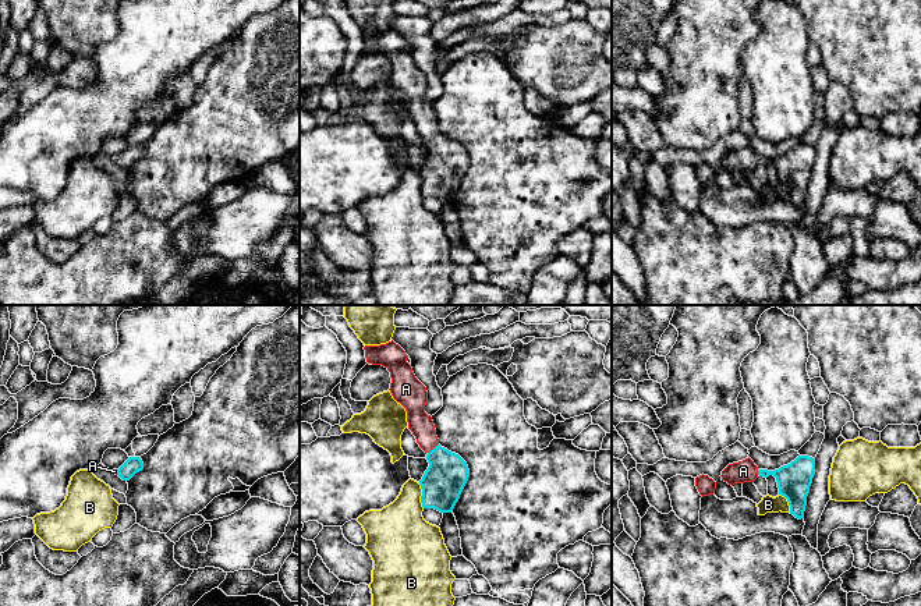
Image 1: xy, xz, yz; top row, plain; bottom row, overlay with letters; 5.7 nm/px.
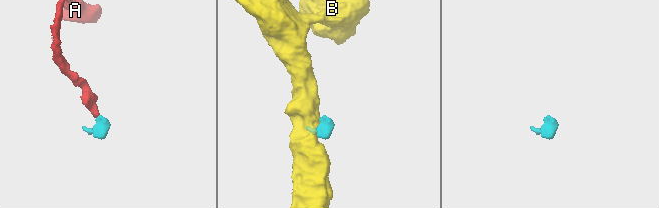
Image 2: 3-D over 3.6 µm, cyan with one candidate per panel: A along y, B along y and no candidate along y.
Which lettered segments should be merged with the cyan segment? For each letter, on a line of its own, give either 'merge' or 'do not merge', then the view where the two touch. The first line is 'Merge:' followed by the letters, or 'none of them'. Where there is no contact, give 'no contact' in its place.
Merge: A
A: merge; contact in xz
B: do not merge; contact in xz

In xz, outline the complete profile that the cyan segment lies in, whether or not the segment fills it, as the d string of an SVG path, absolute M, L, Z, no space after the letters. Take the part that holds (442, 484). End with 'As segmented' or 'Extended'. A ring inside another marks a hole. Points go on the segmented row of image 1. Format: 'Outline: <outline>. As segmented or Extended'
Outline: M393 340L380 345L365 345L368 364L382 365L390 372L390 393L407 411L408 429L429 463L419 481L424 508L451 513L468 481L467 463L439 444L432 417L425 412L426 387L415 378L408 355Z. Extended

